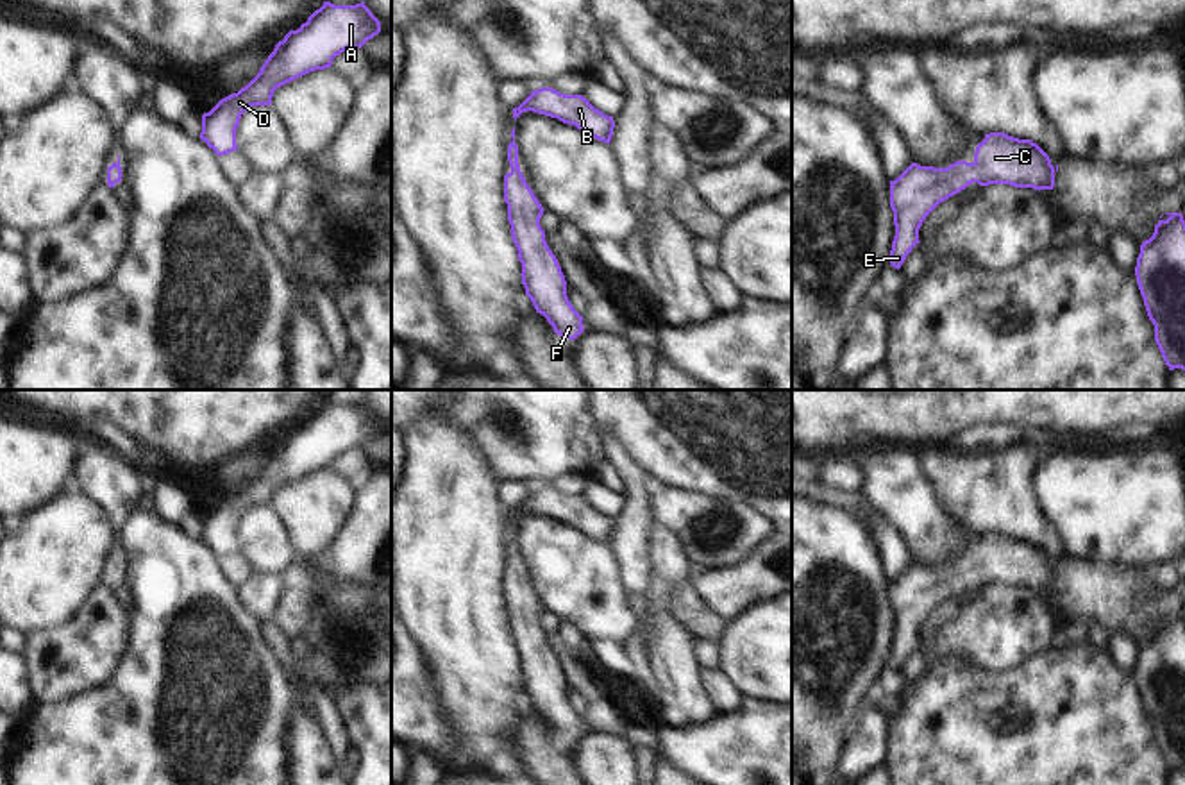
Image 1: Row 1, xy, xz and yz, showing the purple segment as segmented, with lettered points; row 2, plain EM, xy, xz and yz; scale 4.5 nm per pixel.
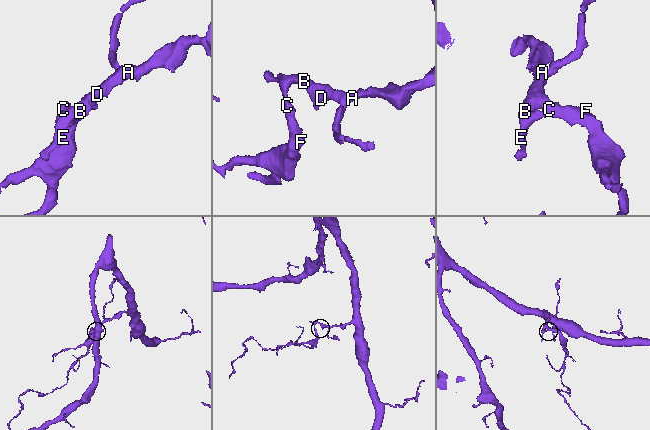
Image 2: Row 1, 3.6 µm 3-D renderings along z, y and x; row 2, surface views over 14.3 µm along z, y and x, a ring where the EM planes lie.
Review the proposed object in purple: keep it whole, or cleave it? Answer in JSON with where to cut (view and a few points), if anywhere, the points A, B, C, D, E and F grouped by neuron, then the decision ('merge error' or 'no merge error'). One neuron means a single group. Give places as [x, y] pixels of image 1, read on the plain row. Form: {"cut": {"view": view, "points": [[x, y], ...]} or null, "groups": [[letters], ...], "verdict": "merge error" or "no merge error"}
{"cut": null, "groups": [["A", "B", "C", "D", "E", "F"]], "verdict": "no merge error"}

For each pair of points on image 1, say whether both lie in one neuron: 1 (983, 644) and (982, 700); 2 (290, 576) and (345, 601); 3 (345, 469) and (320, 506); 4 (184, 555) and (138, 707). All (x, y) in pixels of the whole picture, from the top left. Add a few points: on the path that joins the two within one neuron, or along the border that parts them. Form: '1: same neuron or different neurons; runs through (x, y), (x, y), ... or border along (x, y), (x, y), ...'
1: different neurons; border along (942, 658), (966, 658), (991, 671), (1025, 664)
2: different neurons; border along (306, 574), (306, 621), (302, 624)
3: different neurons; border along (329, 469), (352, 489)
4: same neuron; runs through (179, 592), (179, 607), (161, 639), (161, 669)

